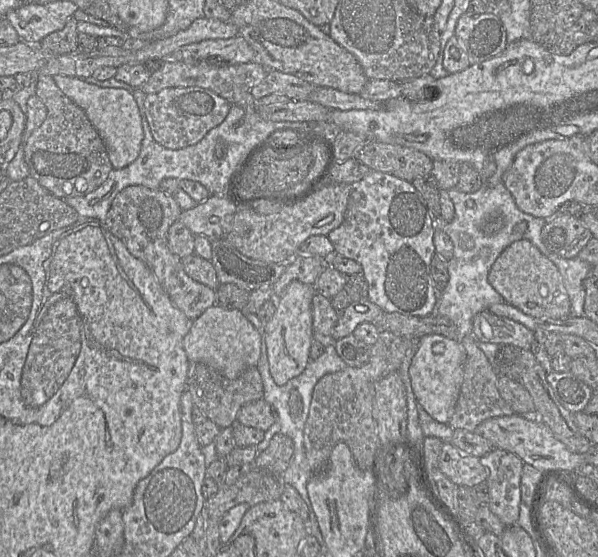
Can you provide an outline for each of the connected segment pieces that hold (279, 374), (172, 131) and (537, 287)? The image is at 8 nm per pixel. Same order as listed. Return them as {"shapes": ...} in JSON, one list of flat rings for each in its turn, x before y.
{"shapes":[[[292,281,280,297,277,309,265,325,264,333,270,374,278,386,300,375,310,361,310,347,314,341,312,329,312,299,314,286]],[[201,87,165,88,146,95,144,109,153,139,161,146,178,150,197,144,227,117,231,104,209,89]],[[520,239,511,243,499,255,489,271,488,281,504,298,506,303,519,309,526,315,538,319,565,319,571,316,571,303,557,267,527,239]]]}

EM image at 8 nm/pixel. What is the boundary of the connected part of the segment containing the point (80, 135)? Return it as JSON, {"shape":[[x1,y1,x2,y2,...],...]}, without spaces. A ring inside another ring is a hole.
{"shape":[[36,73,34,78,35,95,45,105,47,116,24,146,29,176,60,199,86,195,101,186,113,169,105,145,83,110,57,87,52,76]]}

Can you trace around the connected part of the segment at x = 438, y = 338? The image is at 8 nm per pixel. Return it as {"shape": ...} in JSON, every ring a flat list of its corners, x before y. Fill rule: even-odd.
{"shape":[[438,334,422,337,409,367,411,386,417,402,433,419,448,424,459,397,464,376,466,351,459,340]]}

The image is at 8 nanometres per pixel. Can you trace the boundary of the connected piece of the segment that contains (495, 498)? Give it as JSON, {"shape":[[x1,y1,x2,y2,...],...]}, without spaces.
{"shape":[[493,449,480,457,488,469,486,479,488,507,505,526,516,524,521,502,520,481,524,462,515,454,502,449]]}

